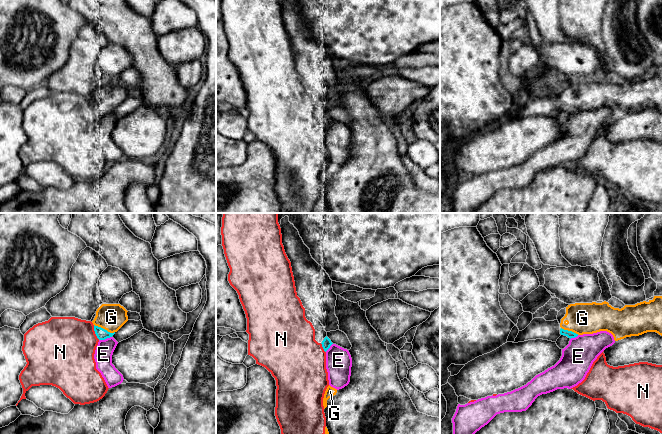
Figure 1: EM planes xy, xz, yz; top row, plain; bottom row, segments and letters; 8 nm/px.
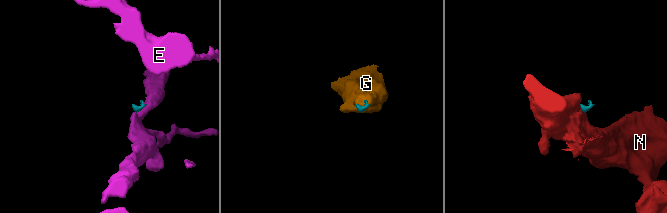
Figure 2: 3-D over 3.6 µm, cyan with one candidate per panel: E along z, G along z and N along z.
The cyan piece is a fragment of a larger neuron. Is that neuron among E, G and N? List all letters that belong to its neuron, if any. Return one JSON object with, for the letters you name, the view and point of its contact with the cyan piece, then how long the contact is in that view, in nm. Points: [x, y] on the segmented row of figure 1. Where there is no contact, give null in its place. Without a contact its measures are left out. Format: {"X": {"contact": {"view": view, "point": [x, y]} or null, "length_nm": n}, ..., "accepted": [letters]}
{"G": {"contact": {"view": "xy", "point": [104, 329]}, "length_nm": 180}, "accepted": ["G"]}

